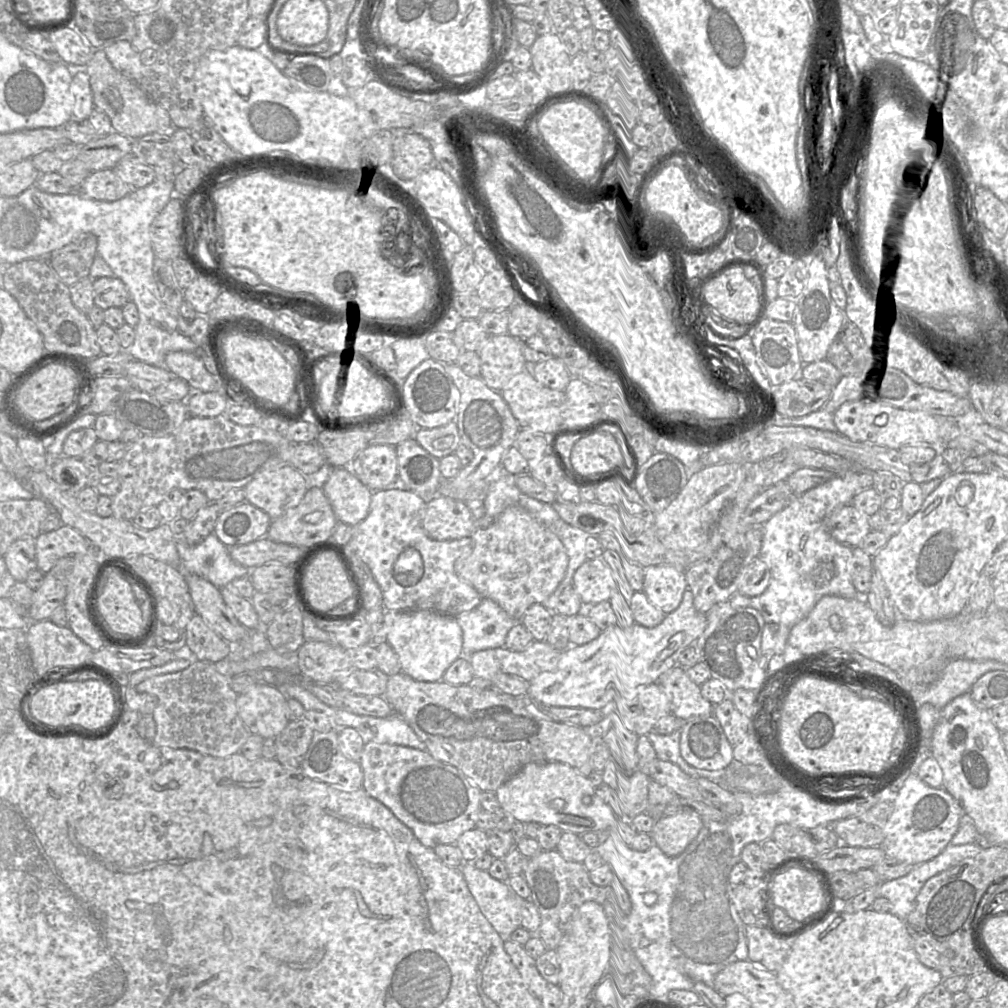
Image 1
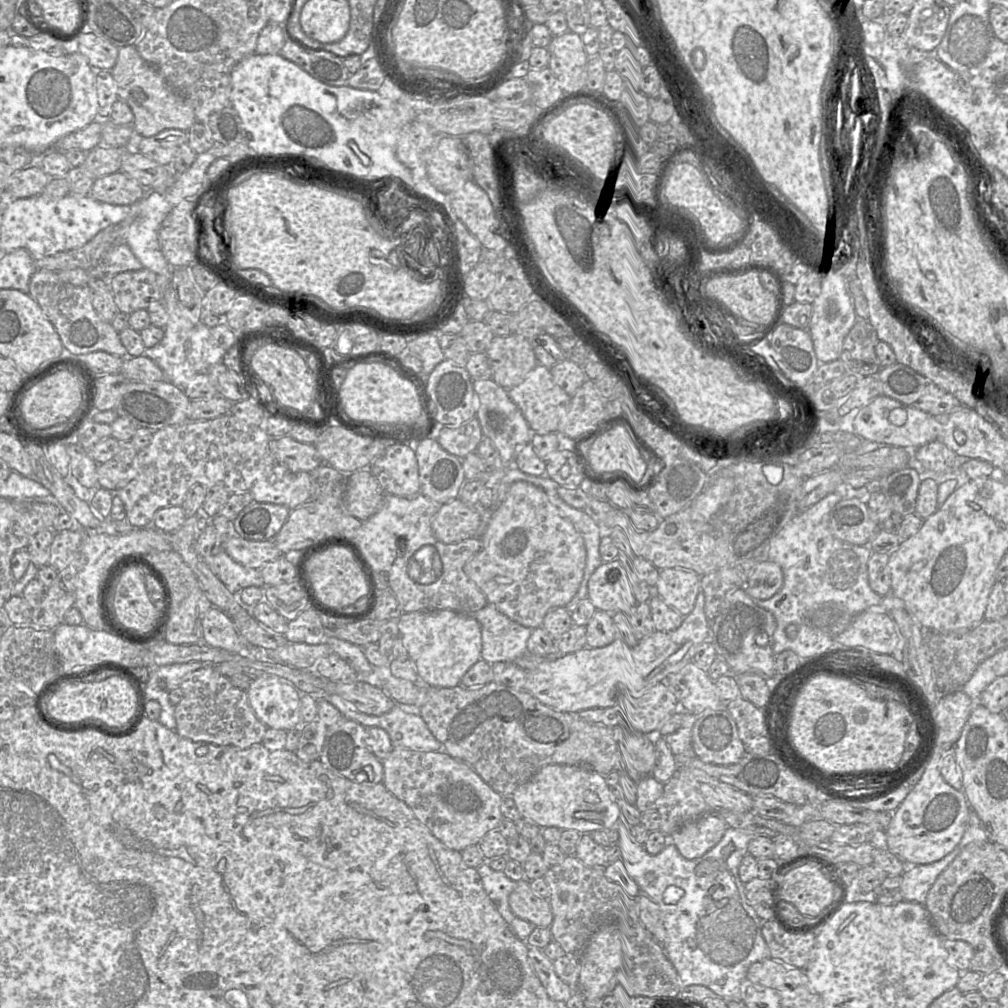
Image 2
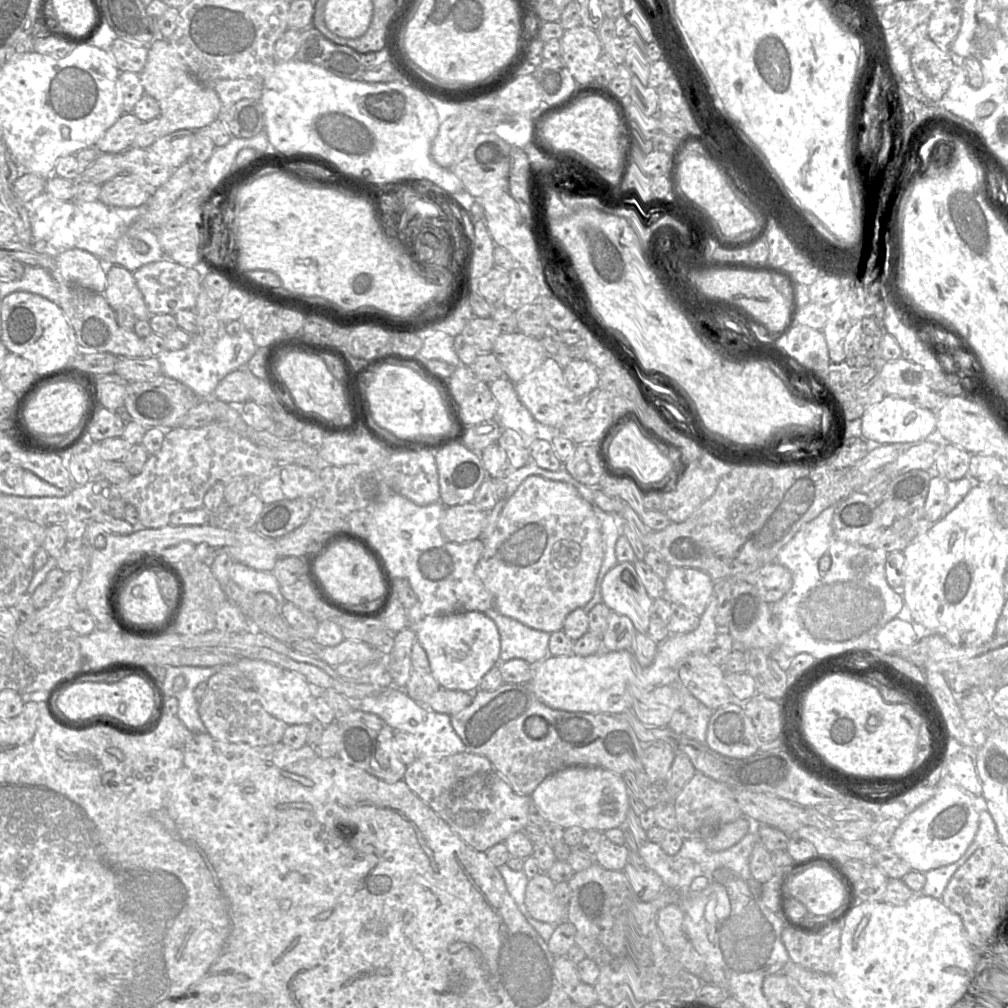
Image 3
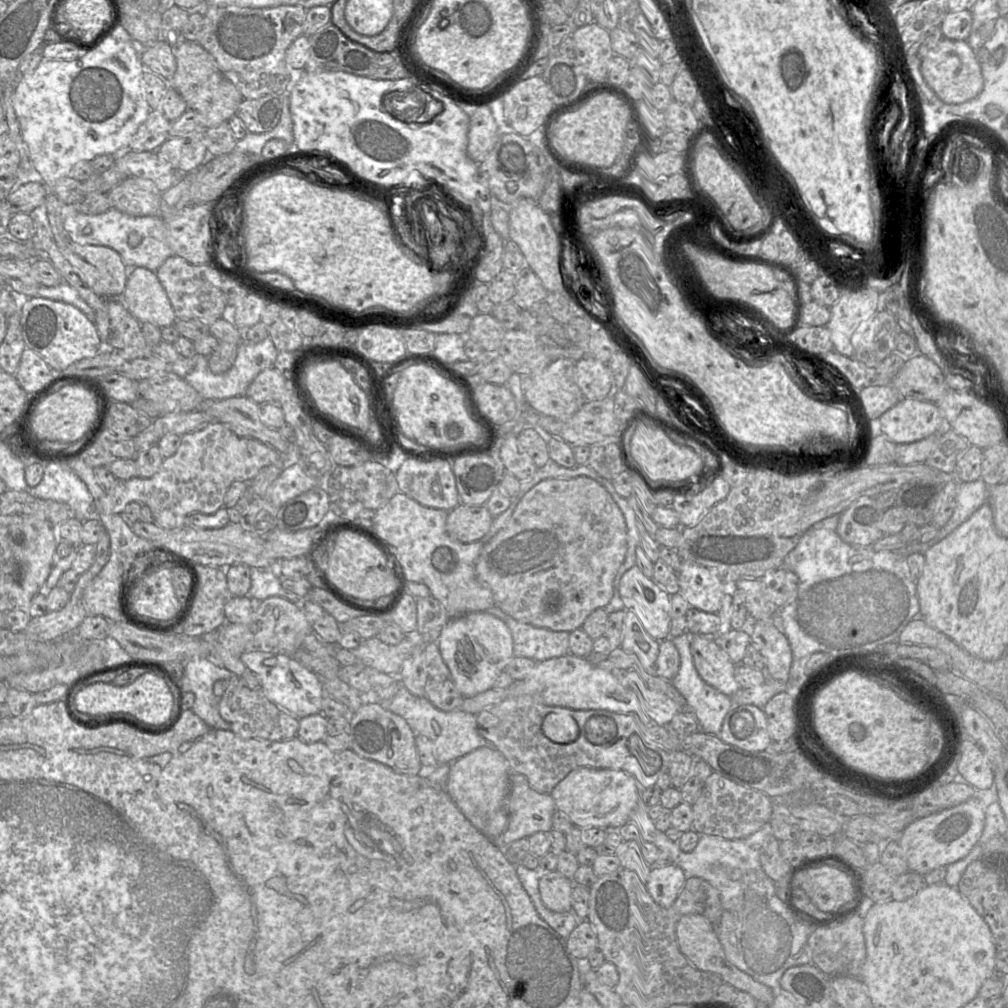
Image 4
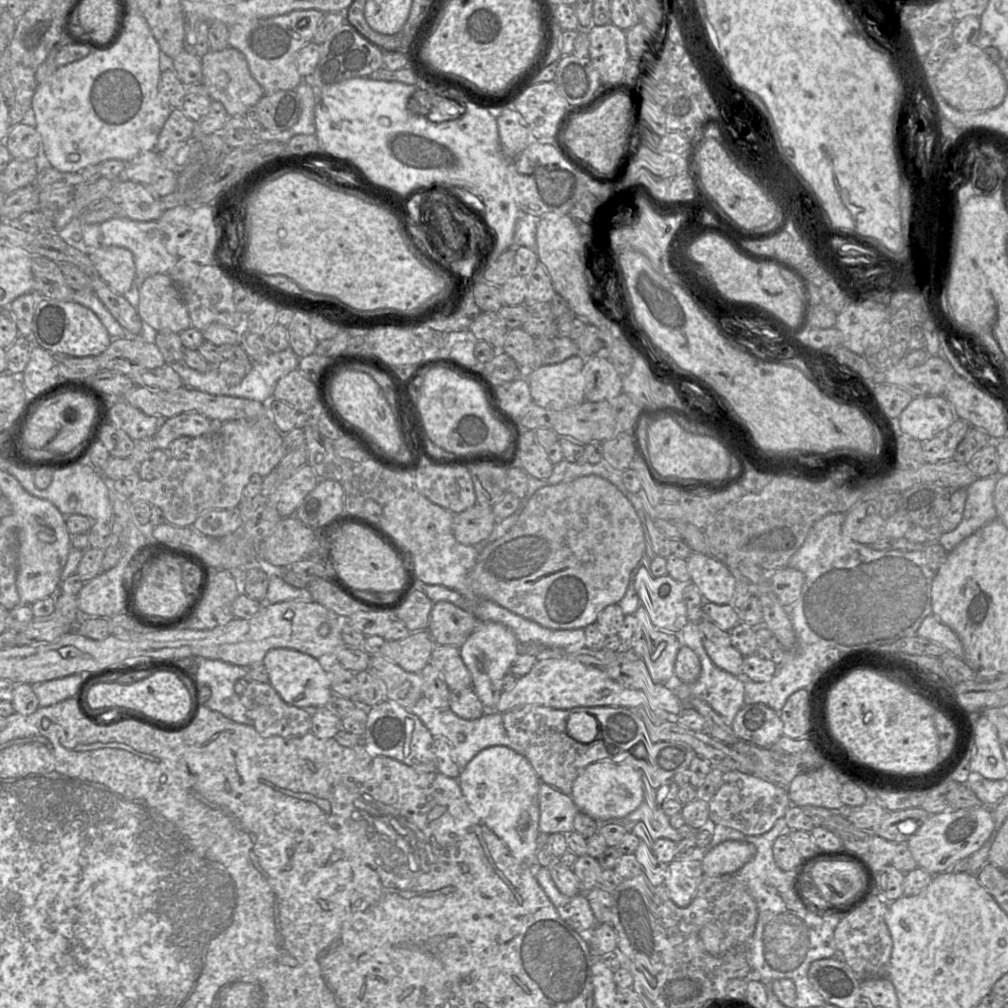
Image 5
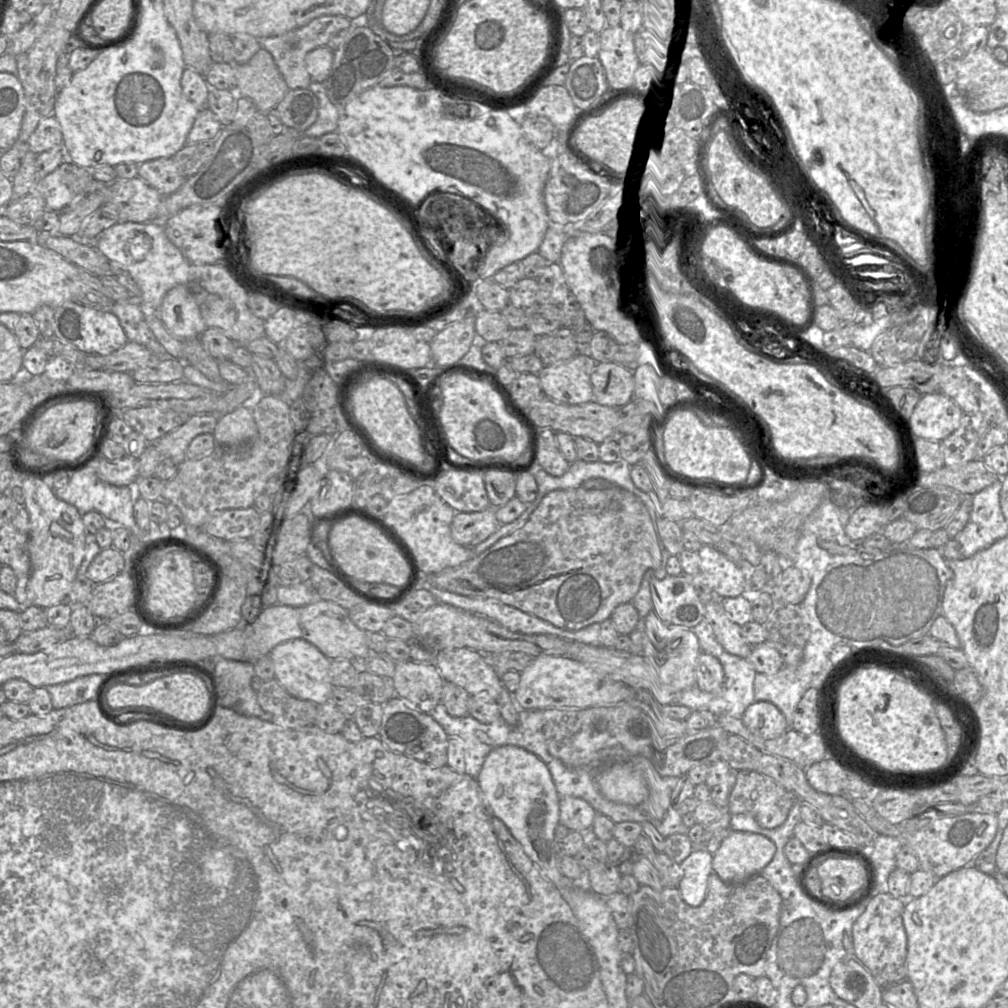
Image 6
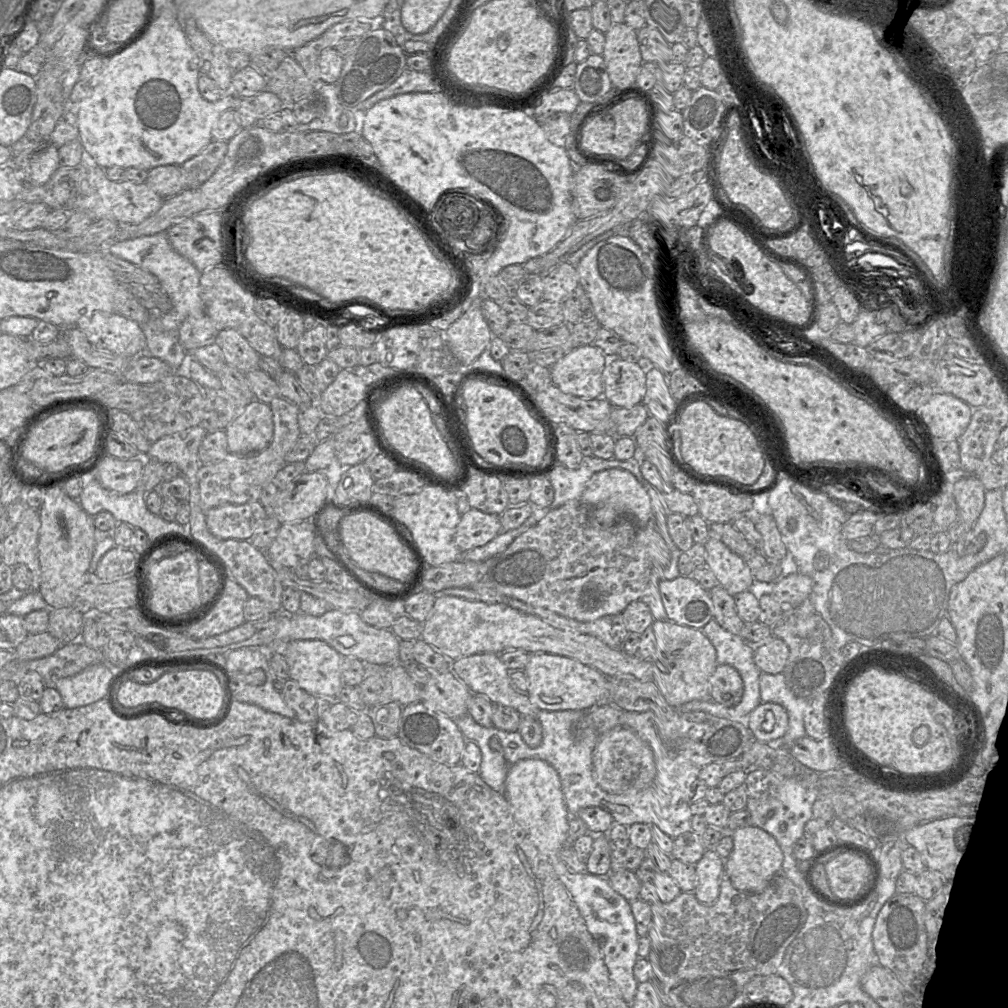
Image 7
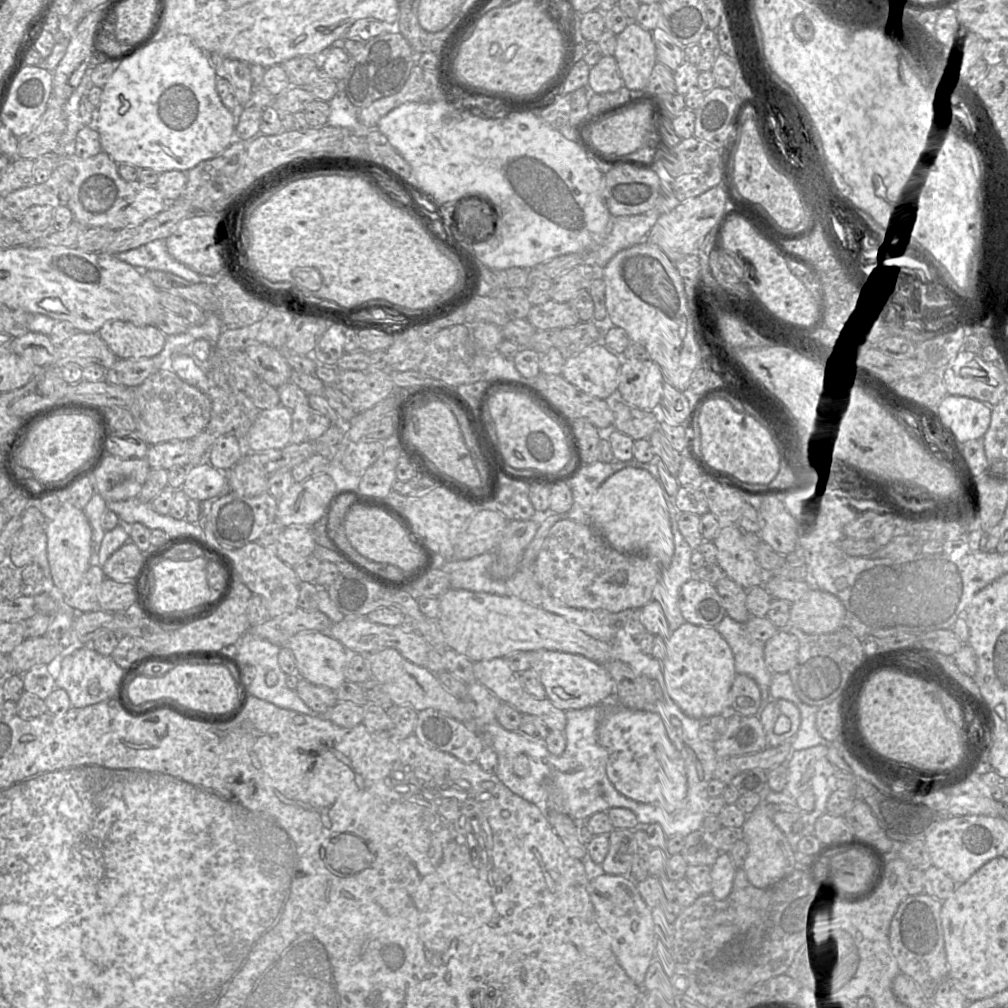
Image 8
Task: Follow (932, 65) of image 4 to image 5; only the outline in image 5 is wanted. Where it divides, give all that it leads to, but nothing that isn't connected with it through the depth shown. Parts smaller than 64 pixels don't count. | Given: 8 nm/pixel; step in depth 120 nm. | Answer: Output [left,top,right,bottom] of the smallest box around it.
[936,44,1007,111]

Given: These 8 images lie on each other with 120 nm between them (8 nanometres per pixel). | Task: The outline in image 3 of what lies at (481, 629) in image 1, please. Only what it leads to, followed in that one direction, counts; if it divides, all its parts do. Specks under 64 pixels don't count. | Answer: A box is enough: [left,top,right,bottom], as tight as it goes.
[485,607,550,665]

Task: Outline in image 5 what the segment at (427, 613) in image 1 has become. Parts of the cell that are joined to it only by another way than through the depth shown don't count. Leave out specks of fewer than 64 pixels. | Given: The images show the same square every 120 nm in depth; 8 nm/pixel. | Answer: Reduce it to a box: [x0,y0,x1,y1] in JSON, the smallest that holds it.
[459,622,521,711]

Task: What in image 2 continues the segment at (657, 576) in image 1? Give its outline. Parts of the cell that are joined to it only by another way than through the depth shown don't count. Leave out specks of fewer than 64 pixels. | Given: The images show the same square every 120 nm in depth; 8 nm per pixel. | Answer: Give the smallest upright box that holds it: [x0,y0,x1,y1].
[654,570,700,617]

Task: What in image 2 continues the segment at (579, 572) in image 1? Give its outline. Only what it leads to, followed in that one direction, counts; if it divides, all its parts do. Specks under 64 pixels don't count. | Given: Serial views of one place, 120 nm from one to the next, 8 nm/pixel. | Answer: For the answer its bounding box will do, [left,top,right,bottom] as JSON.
[588,560,638,613]

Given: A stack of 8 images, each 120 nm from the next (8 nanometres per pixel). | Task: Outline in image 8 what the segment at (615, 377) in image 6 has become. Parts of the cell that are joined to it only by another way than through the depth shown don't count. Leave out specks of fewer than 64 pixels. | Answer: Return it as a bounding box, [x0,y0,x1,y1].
[617,359,664,411]

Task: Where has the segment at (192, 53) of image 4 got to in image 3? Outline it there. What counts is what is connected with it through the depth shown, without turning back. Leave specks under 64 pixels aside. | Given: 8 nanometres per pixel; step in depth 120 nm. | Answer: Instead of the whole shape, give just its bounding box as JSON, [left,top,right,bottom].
[139,40,222,133]

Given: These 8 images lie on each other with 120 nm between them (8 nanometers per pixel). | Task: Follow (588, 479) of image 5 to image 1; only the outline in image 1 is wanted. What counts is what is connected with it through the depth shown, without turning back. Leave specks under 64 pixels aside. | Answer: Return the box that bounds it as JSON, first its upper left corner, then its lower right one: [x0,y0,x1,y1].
[454,506,568,621]

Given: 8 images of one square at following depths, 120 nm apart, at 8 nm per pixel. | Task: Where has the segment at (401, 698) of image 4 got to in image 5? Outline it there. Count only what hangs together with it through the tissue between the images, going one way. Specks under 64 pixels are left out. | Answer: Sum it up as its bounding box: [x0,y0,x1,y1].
[410,697,511,778]

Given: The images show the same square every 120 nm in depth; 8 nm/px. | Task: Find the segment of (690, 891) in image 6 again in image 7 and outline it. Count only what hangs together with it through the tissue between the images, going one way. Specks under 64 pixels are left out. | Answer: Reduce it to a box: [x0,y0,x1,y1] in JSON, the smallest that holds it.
[693,849,725,904]

